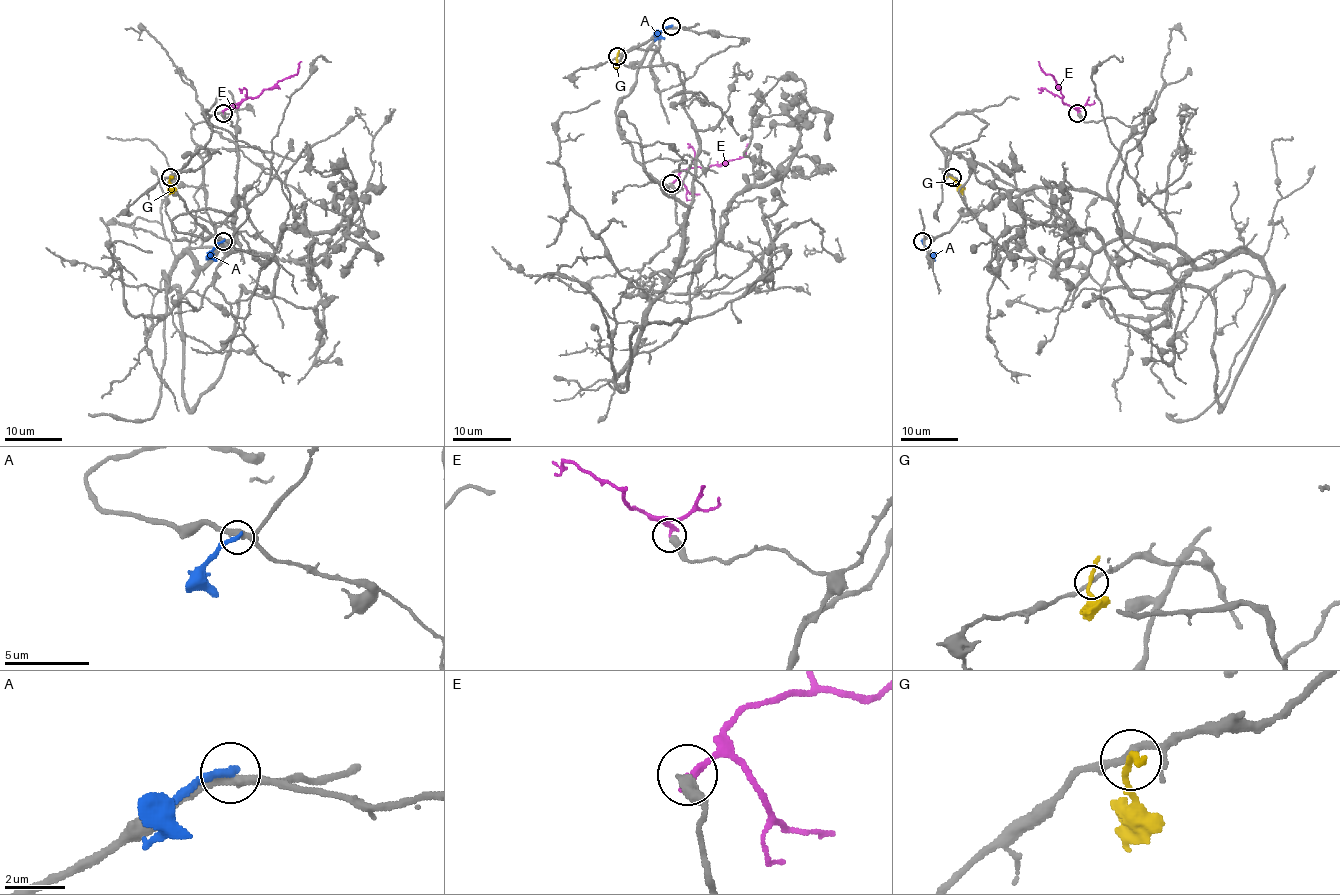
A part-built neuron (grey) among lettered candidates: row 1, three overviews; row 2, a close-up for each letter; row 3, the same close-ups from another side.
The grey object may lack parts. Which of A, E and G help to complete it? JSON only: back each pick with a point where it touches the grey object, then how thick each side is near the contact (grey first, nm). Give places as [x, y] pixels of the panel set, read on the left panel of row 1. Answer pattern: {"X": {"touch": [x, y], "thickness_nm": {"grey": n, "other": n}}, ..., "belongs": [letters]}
{"belongs": []}

